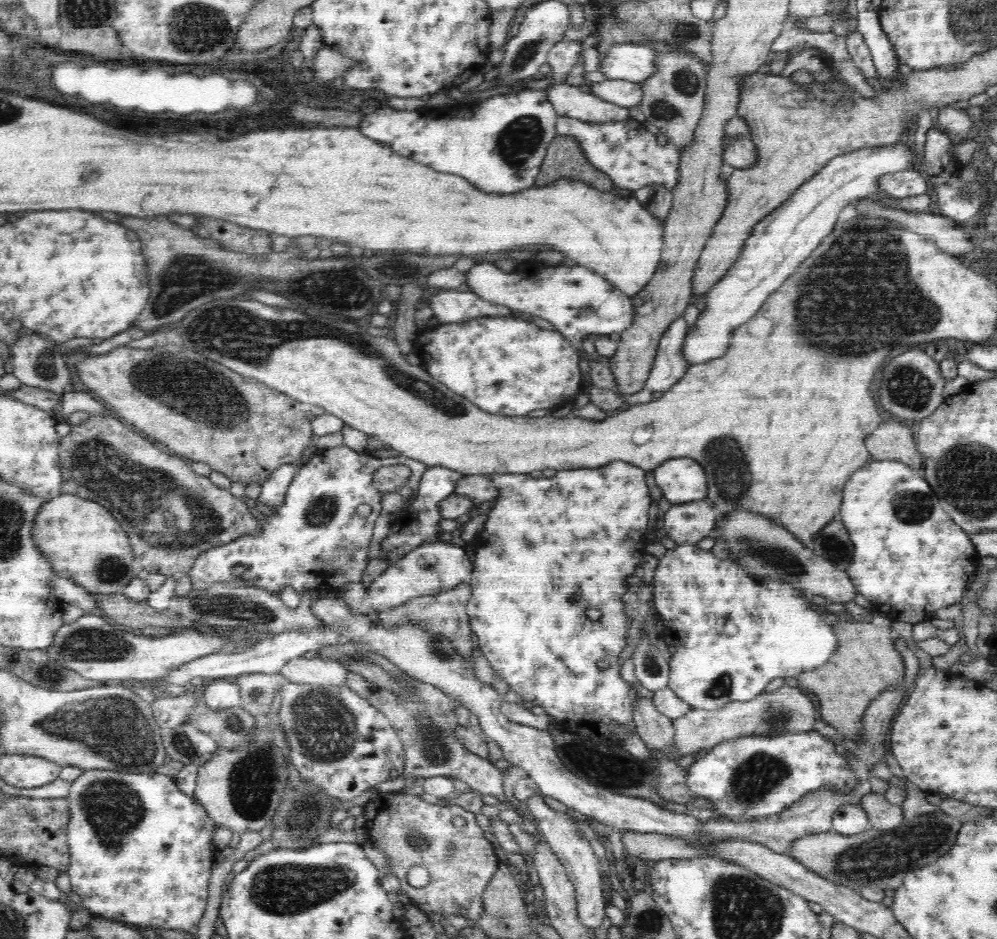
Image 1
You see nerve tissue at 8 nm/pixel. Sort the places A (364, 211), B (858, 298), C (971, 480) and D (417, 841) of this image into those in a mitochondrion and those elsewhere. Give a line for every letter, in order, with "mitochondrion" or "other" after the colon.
A: other
B: mitochondrion
C: mitochondrion
D: mitochondrion

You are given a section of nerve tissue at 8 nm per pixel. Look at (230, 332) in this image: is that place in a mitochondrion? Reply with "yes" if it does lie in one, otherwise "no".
yes

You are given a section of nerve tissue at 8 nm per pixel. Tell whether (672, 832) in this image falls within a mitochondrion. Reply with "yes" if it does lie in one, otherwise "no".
no

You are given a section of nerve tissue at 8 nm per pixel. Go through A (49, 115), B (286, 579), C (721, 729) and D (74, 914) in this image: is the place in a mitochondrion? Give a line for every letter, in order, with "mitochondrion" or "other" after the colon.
A: other
B: other
C: other
D: other

